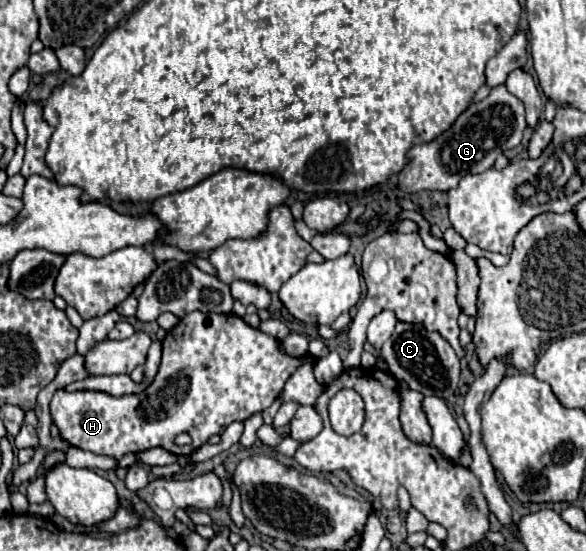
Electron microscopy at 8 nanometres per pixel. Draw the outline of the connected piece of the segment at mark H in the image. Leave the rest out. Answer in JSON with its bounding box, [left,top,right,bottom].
[50,312,314,458]

